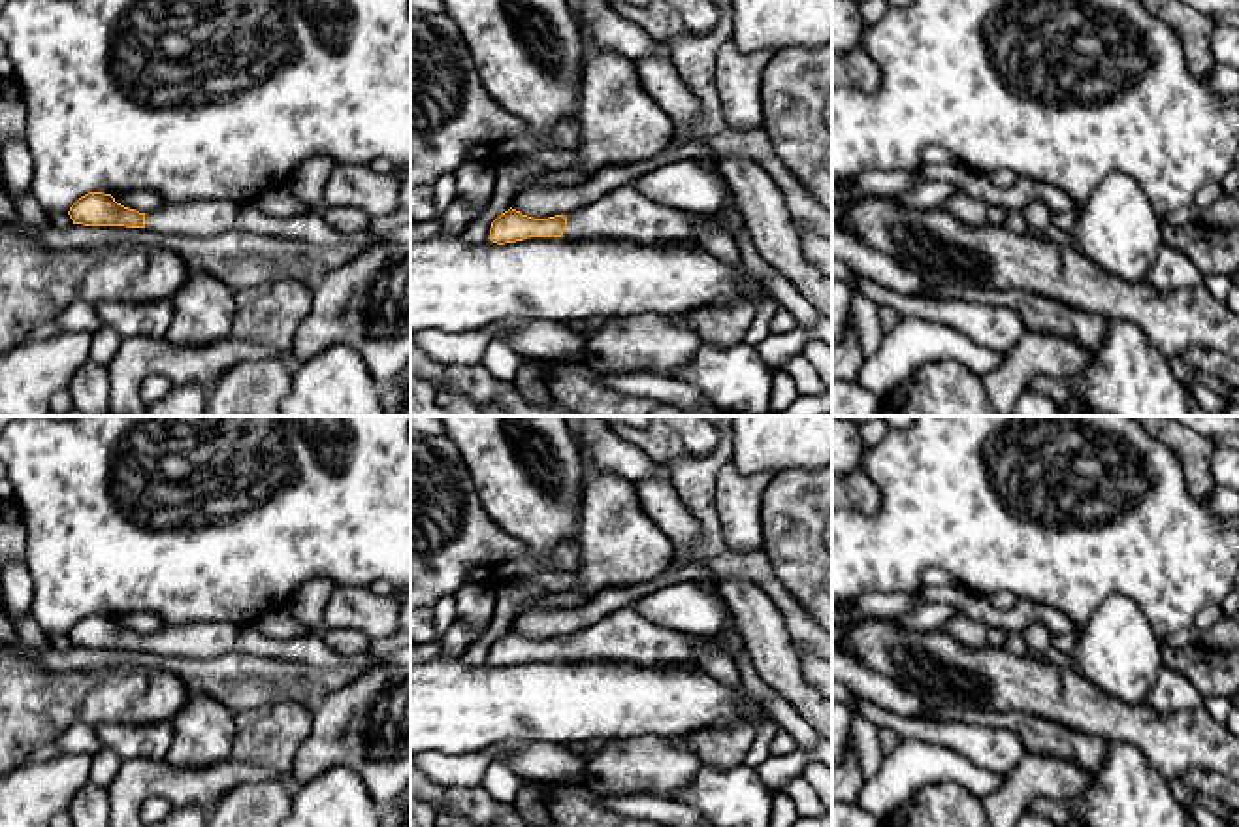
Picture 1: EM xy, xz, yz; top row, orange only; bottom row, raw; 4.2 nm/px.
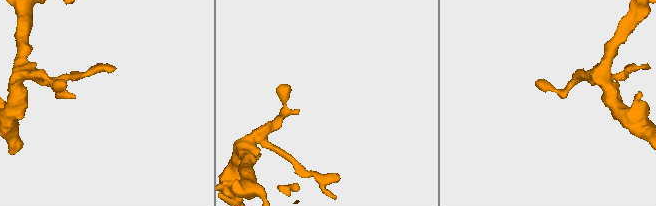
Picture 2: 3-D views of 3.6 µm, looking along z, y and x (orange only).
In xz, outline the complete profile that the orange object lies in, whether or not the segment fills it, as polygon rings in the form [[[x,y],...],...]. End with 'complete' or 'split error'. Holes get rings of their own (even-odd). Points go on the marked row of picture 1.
[[[620,186],[569,215],[533,219],[510,207],[491,222],[488,239],[505,245],[527,237],[612,237],[652,245],[699,241],[706,224],[719,228],[736,241],[742,232],[748,232],[740,211],[695,215],[659,205],[644,198],[635,186]]]; split error

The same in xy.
[[[88,192],[70,207],[68,215],[73,224],[145,228],[168,235],[183,234],[207,237],[241,230],[330,247],[354,243],[367,249],[378,241],[410,245],[410,222],[386,234],[363,230],[346,235],[331,228],[322,213],[309,209],[294,217],[271,217],[262,213],[254,202],[196,200],[164,205],[151,213],[139,213],[117,203],[111,194]]]; split error

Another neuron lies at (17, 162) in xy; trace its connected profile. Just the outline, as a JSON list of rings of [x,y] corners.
[[[26,139],[0,143],[4,181],[15,198],[32,192],[34,158]]]

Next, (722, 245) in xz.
[[[706,224],[700,230],[699,243],[704,245],[714,256],[727,260],[732,266],[742,264],[738,241],[712,224]]]

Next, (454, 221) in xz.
[[[456,200],[439,219],[441,232],[444,237],[459,237],[465,228],[476,220],[476,211],[463,200]]]

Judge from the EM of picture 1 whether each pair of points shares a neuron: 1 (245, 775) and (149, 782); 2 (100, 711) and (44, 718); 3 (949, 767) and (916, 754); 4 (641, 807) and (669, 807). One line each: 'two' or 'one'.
1: one
2: one
3: one
4: one

